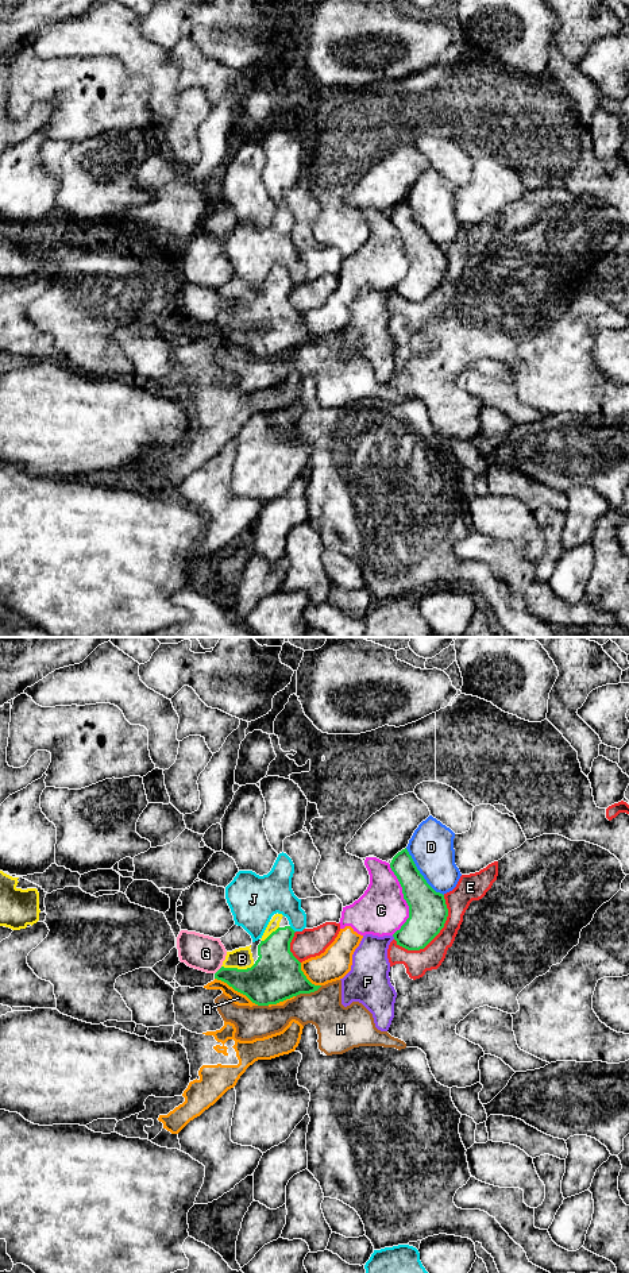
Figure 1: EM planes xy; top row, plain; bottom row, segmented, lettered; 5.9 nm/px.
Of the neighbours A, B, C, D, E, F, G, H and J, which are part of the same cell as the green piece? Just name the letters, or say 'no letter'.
B

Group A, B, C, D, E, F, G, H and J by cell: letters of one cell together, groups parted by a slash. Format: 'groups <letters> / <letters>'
groups A C / B / D / E / F / G / H / J

